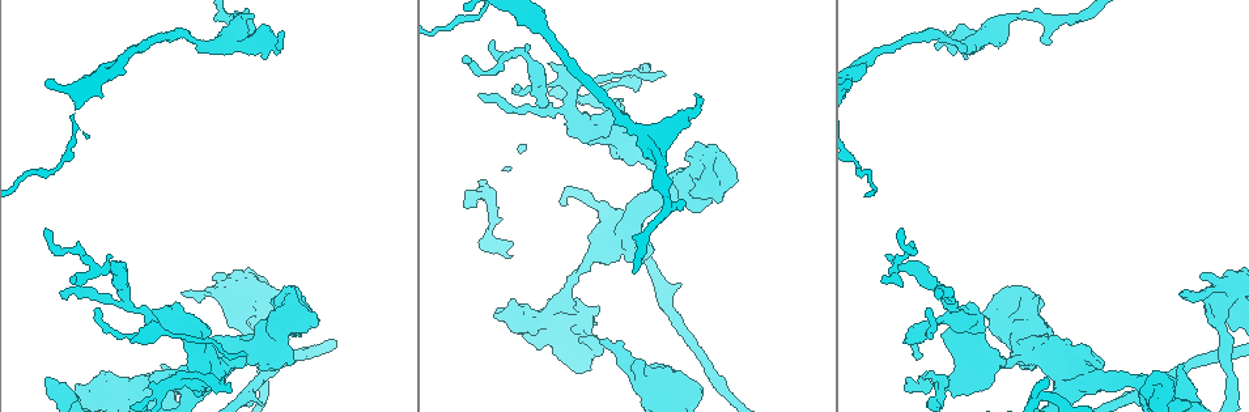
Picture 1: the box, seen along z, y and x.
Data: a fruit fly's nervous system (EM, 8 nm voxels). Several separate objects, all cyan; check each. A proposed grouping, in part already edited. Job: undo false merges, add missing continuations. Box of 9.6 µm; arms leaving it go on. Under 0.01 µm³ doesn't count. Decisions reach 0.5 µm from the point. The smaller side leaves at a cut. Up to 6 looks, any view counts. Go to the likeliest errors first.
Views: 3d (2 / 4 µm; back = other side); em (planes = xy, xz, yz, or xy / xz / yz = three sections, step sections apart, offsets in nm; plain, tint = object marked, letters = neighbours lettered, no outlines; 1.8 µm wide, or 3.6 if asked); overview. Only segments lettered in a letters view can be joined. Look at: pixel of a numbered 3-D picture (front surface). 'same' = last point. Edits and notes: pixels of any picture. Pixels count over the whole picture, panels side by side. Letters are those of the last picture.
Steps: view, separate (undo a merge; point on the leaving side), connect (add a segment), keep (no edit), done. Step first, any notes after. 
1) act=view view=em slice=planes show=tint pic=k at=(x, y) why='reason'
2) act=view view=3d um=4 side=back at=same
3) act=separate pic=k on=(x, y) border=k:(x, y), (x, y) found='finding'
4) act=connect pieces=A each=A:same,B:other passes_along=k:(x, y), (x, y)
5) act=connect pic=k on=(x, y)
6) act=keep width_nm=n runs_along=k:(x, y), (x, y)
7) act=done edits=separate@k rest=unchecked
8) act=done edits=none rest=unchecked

act=view view=3d um=4 pic=1 at=(1040, 41) why='free end'

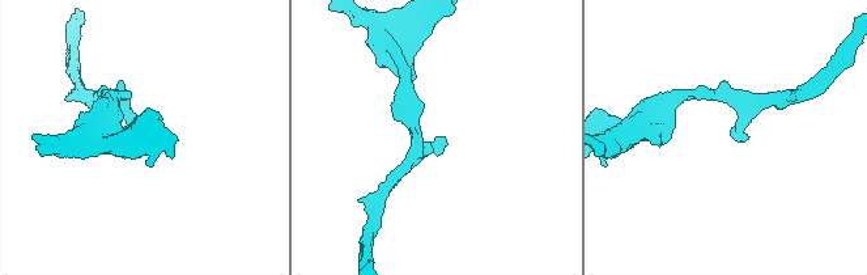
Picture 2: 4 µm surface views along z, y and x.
act=view view=em um=3.6 slice=xz step=16 show=tint pic=2 at=(732, 135) why='shape alone is not enough'

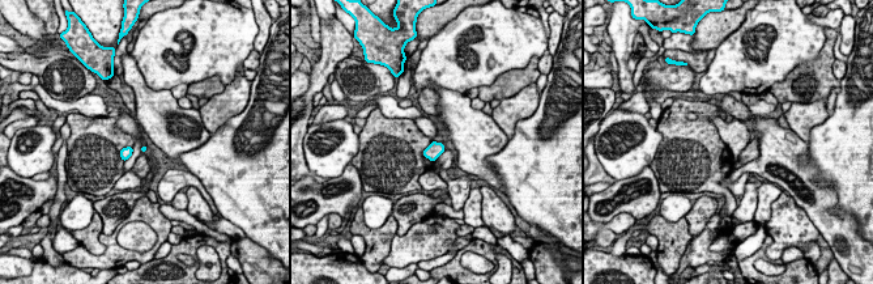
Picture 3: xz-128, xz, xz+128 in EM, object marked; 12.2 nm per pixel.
act=view view=em um=3.6 slice=planes show=letters at=same

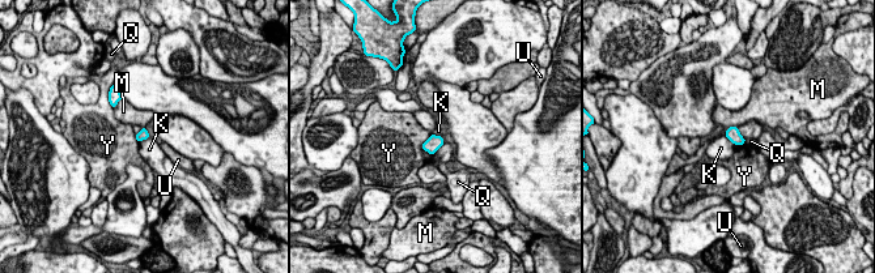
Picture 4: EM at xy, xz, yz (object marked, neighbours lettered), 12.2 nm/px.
act=keep each=K:other,M:other,Q:other,U:other,Y:other border=4:(725, 135), (737, 145) found='no lettered segment goes on from it'

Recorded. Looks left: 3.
act=view view=3d um=2 side=back pic=1 at=(593, 103)

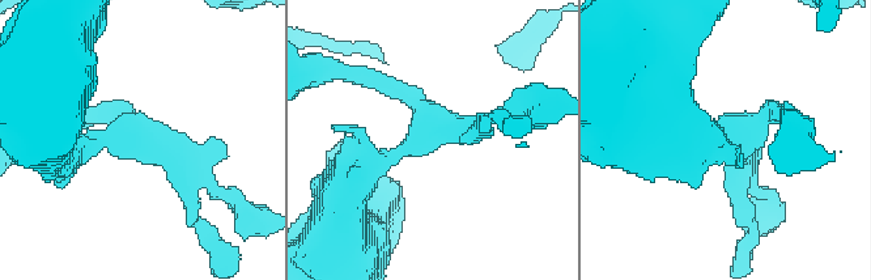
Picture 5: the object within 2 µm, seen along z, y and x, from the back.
act=view view=em slice=planes show=letters pic=5 at=(427, 137)

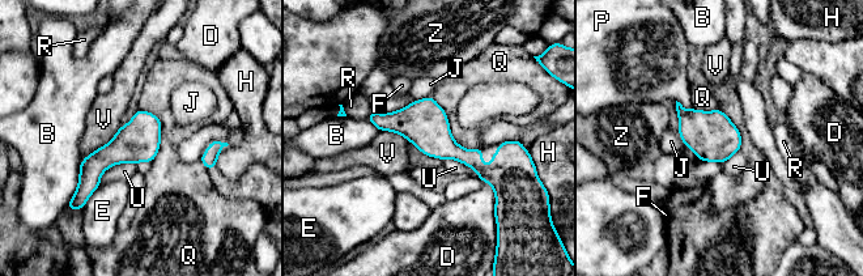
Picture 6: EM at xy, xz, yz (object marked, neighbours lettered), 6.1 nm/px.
act=keep longest_contact=Q:440nm each=B:other,D:other,E:other,F:other,H:other,J:other,P:other,Q:other,R:other,U:other,V:other,Z:other runs_along=6:(373, 117), (480, 168), (507, 144) found='one neuron here'

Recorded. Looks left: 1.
act=done edits=none rest=unchecked

